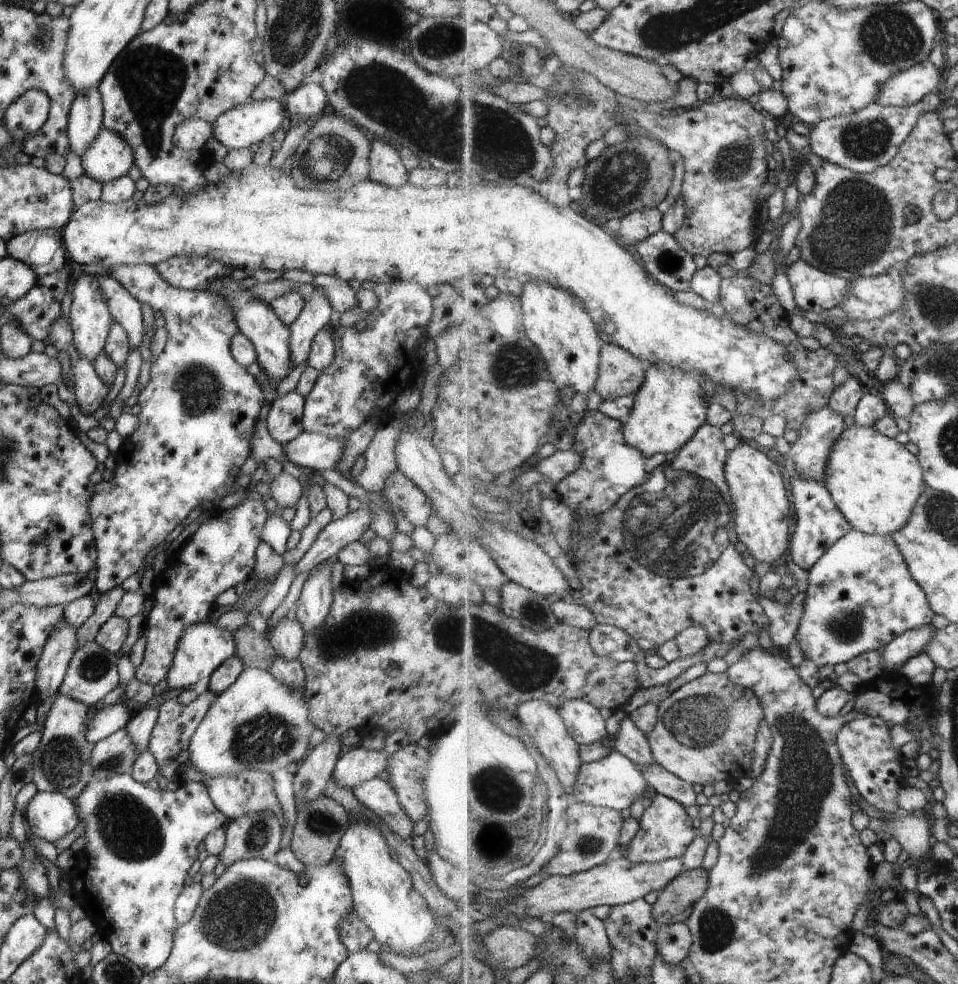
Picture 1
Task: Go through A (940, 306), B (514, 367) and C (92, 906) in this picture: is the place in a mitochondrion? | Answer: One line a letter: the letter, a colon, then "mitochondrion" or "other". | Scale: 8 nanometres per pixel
A: mitochondrion
B: mitochondrion
C: other

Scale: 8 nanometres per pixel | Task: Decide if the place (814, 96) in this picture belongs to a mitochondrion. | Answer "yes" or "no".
no

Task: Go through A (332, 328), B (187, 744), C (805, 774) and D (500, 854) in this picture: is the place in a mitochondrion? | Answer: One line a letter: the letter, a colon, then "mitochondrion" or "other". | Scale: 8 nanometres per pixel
A: other
B: other
C: mitochondrion
D: mitochondrion

